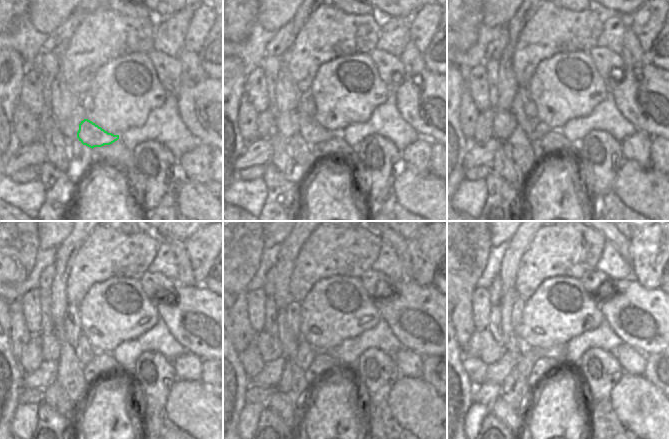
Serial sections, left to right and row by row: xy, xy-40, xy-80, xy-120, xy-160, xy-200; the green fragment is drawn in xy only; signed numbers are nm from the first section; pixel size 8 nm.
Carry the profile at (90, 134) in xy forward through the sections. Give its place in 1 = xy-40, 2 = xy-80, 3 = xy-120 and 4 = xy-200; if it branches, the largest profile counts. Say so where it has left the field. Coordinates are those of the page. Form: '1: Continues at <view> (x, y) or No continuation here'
1: Continues at xy-40 (313, 133)
2: Continues at xy-80 (521, 98)
3: Continues at xy-120 (72, 322)
4: Continues at xy-200 (517, 309).

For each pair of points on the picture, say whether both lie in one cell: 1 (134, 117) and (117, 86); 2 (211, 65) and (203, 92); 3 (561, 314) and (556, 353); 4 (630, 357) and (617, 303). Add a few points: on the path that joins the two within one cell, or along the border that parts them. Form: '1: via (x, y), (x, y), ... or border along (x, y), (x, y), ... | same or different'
1: via (130, 109), (124, 100), (124, 94) | same
2: border along (207, 74), (212, 78) | different
3: border along (564, 344), (534, 347) | different
4: border along (623, 342), (646, 355) | different

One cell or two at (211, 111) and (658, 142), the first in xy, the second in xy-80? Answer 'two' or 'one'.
two

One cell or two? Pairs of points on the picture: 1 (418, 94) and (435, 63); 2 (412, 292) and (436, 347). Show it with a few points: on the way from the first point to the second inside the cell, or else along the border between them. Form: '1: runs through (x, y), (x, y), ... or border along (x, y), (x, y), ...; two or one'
1: border along (425, 66), (436, 73); two
2: runs through (398, 310), (395, 323), (400, 329), (418, 340); one

